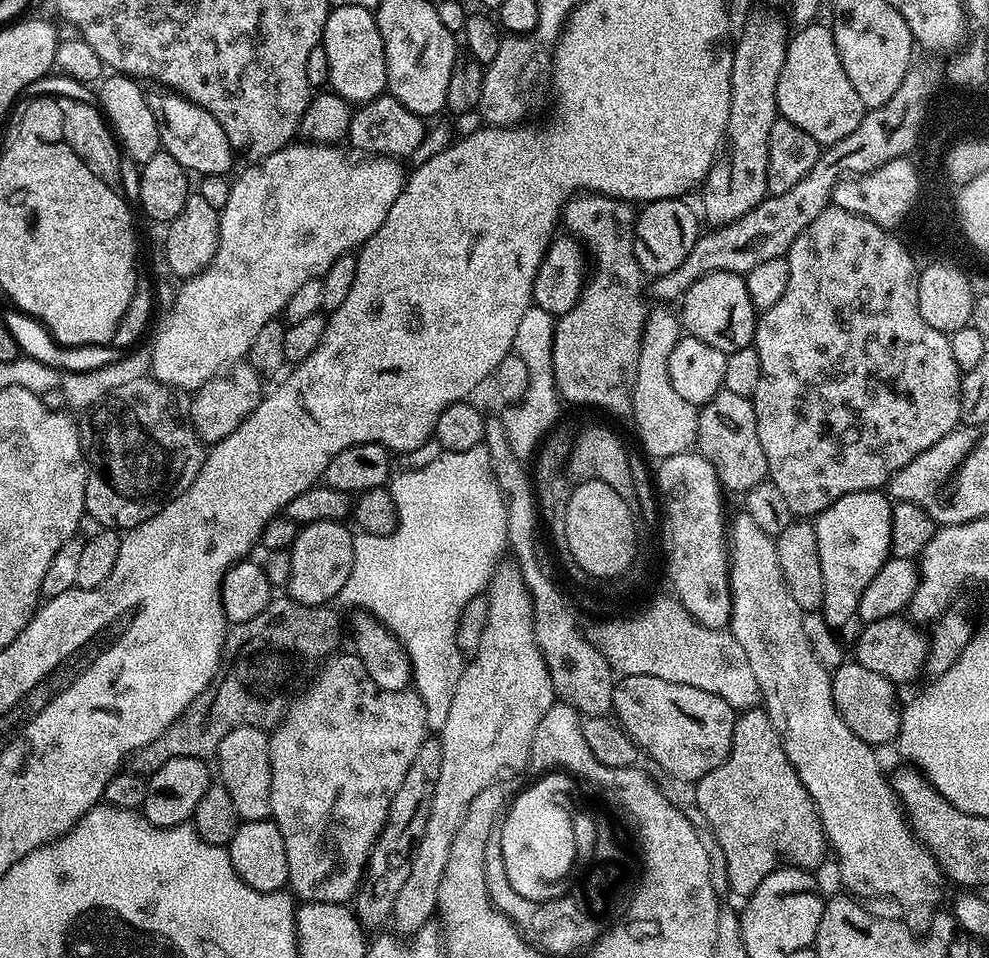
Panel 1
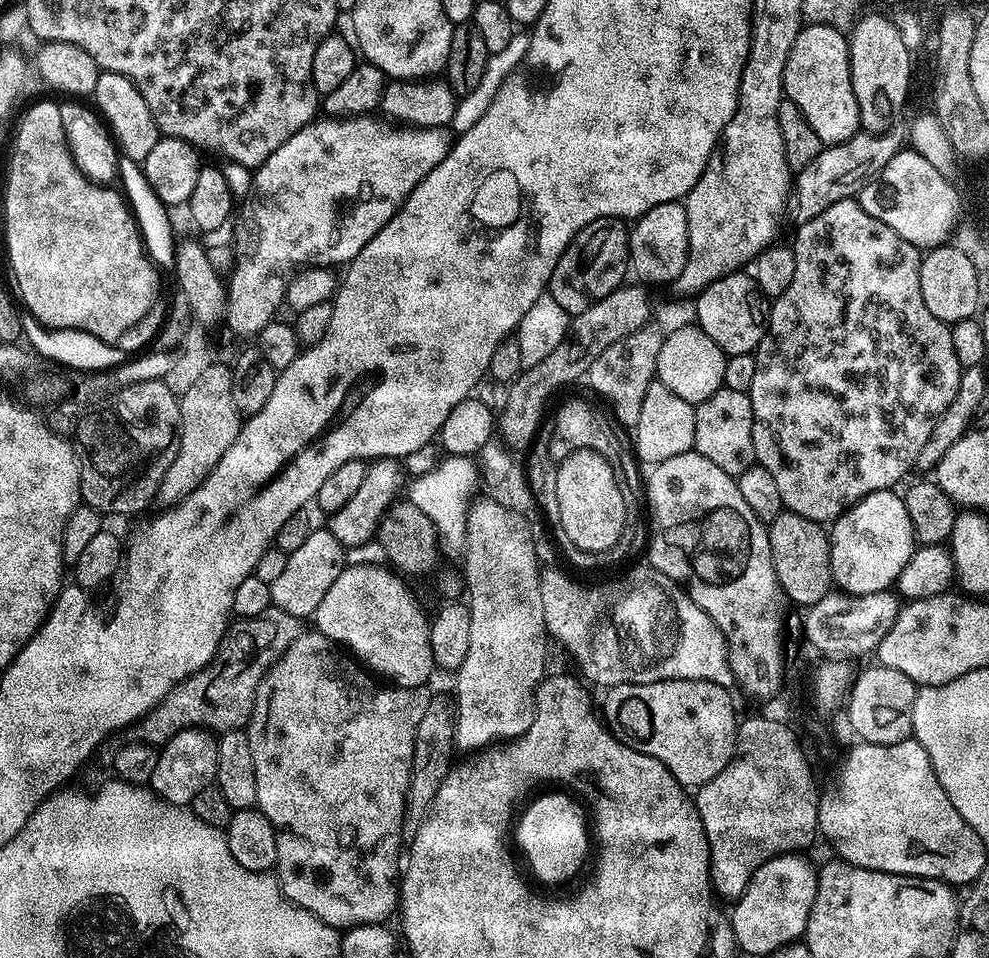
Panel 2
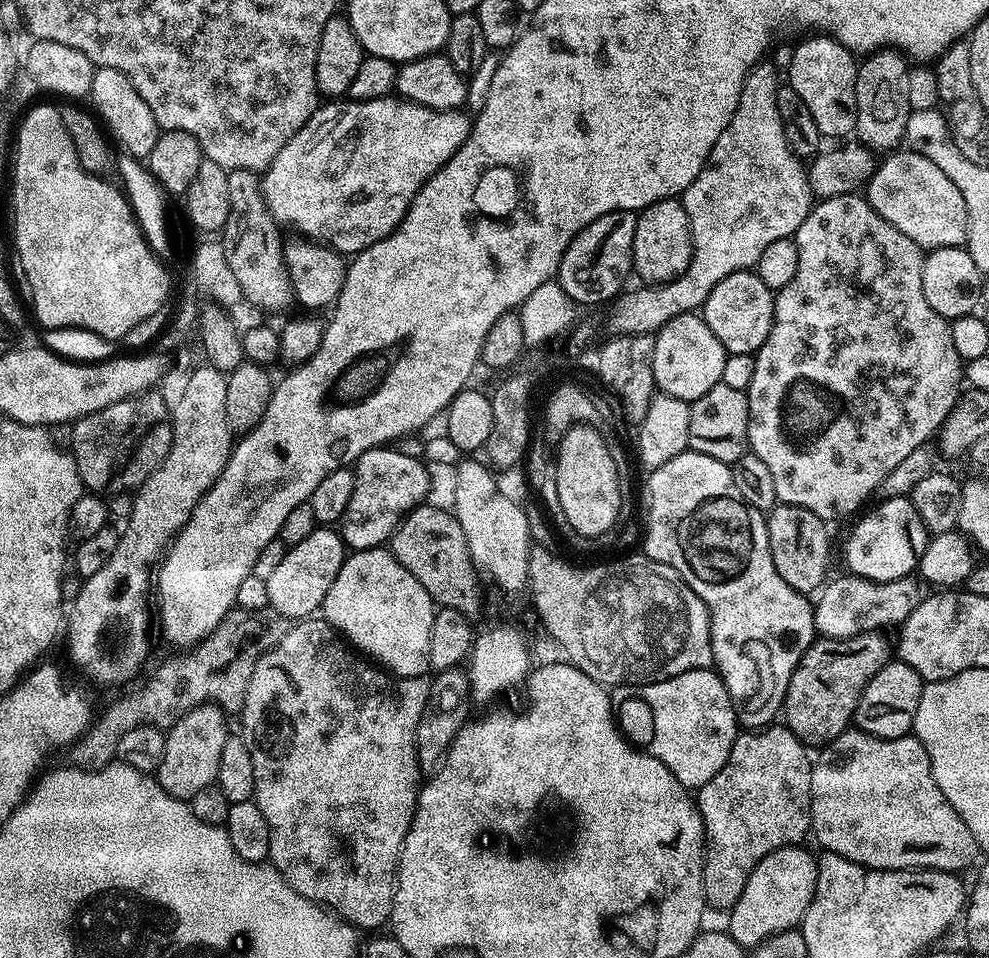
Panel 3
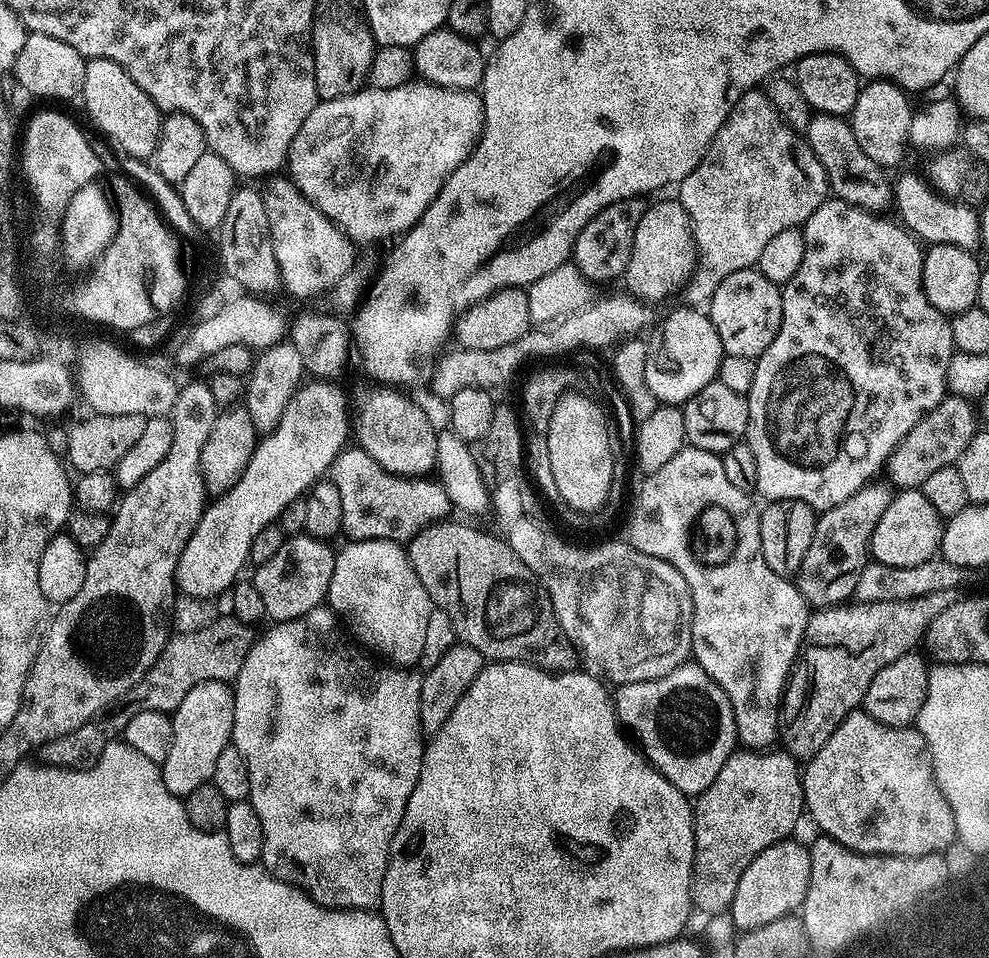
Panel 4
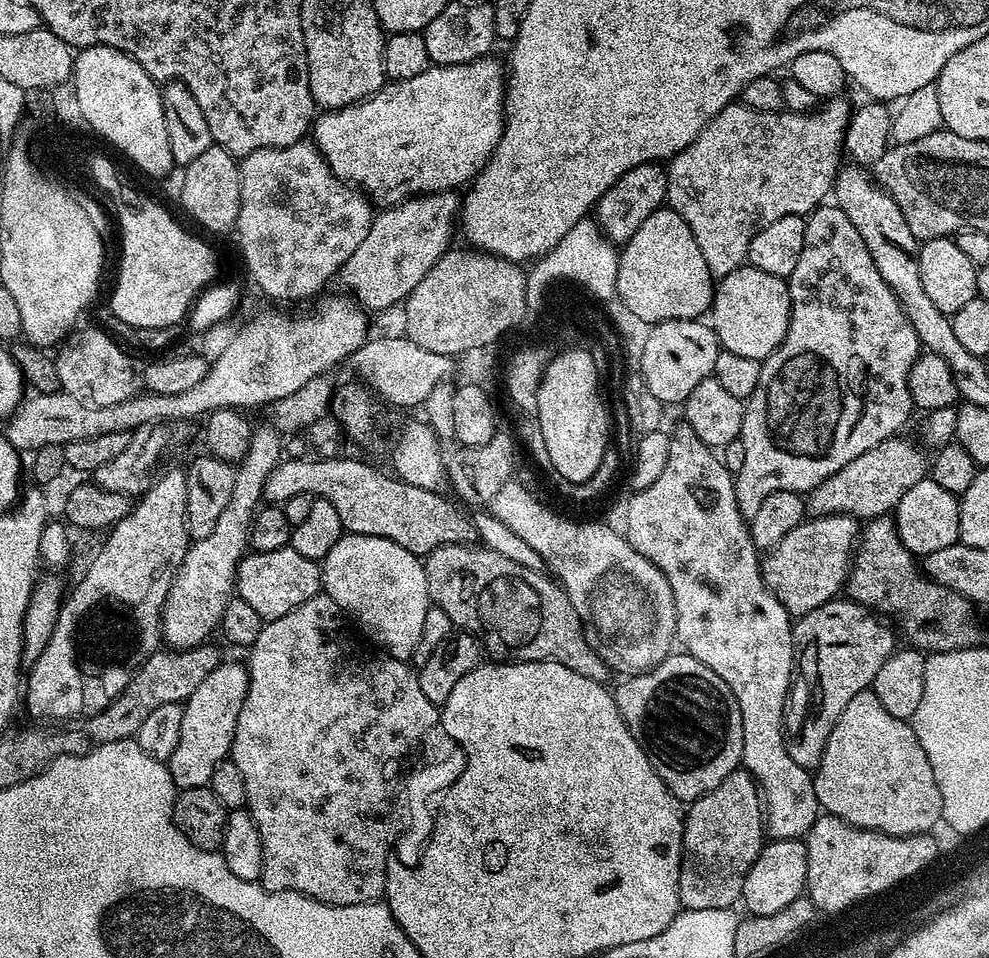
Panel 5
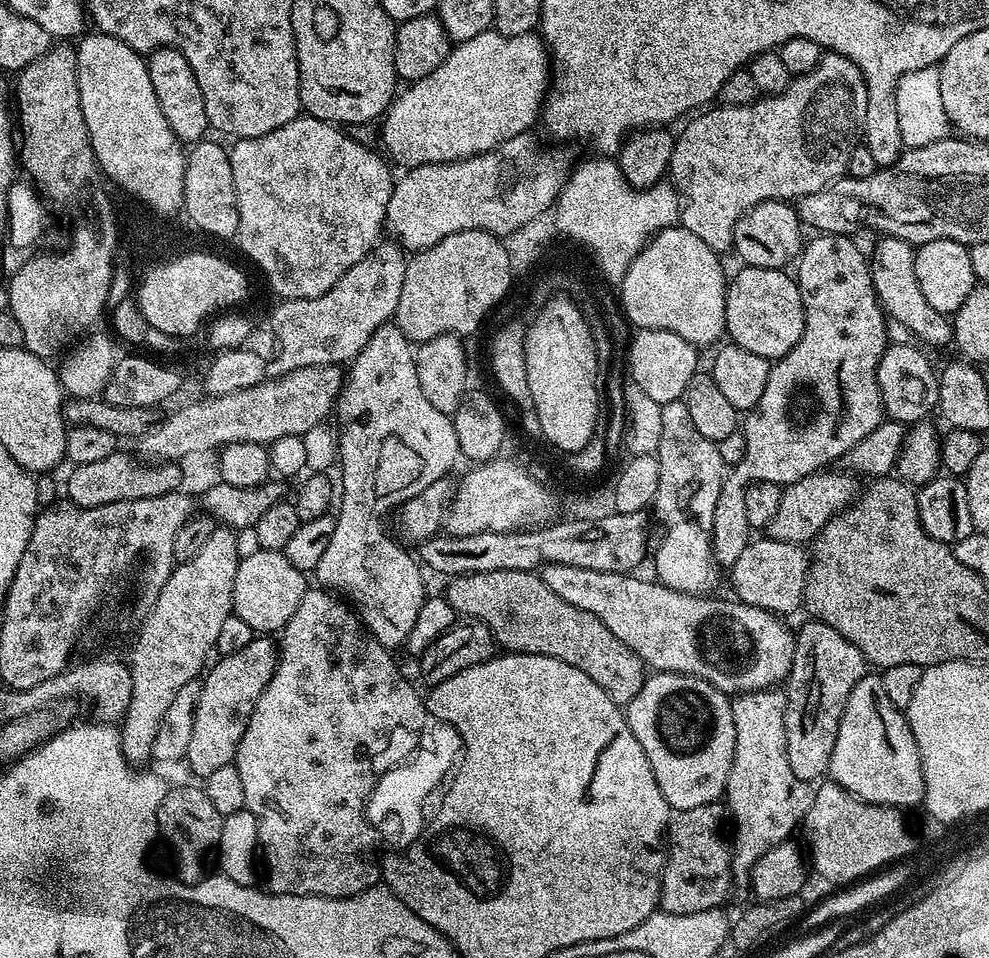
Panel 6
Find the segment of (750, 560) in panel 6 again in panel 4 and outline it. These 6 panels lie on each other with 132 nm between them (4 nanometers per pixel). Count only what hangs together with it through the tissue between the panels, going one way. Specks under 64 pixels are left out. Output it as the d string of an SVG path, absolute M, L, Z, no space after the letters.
M870 482L836 507L825 509L817 519L810 550L796 576L796 585L804 600L816 610L836 607L849 601L857 588L858 578L868 563L875 526L892 501L889 485Z

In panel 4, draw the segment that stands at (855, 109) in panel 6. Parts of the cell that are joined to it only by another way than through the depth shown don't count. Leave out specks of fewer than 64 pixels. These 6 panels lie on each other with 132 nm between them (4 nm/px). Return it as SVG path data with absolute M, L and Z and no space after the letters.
M753 90L742 94L742 98L734 106L734 110L718 130L714 142L710 142L710 146L706 150L702 162L698 162L698 166L694 166L694 170L690 170L690 174L686 174L686 178L680 181L678 191L680 191L678 193L680 205L684 207L692 223L692 237L696 243L696 271L693 272L692 277L688 279L686 285L687 303L692 306L707 305L712 299L714 290L718 290L718 286L722 286L722 282L726 282L726 278L730 278L730 274L759 265L762 249L770 243L770 238L775 238L777 234L782 234L782 230L790 230L791 228L800 228L803 226L810 218L810 214L814 214L814 210L818 210L818 206L823 204L830 196L828 176L824 171L822 162L815 156L814 150L811 149L805 137L781 120L779 114L774 110L774 106L767 100L765 93L760 90Z

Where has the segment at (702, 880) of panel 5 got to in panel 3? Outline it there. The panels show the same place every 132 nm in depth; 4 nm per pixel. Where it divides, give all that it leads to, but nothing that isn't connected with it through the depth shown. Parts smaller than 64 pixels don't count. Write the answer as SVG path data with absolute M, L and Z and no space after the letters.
M780 722L773 723L763 730L741 731L730 750L730 758L726 758L726 766L722 766L722 770L718 770L718 774L714 774L714 778L710 778L710 782L706 782L706 786L698 790L695 802L704 823L704 902L707 907L730 910L738 902L738 898L742 898L742 890L746 890L746 878L750 878L754 866L758 866L758 862L762 862L766 854L779 848L790 848L805 843L804 835L807 837L812 827L812 765L814 760L811 755L808 757L808 752L806 745Z

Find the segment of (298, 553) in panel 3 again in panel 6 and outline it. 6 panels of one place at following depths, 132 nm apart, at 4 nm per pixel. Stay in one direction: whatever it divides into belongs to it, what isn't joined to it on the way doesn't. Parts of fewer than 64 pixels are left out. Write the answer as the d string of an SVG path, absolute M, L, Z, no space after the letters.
M252 550L245 555L238 566L238 574L234 574L232 583L232 610L235 616L242 618L246 626L250 626L256 634L279 634L284 631L286 622L294 618L294 610L298 610L298 602L307 594L310 581L305 573L300 572L296 566L290 566L290 562L284 557L283 552L265 552Z

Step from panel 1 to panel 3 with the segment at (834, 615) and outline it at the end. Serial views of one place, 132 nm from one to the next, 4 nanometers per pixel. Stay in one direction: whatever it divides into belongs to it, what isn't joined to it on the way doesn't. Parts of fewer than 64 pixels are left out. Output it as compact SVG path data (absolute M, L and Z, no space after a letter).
M907 495L881 499L878 504L873 512L857 522L844 544L847 571L874 582L890 582L894 578L911 576L919 569L930 533Z

